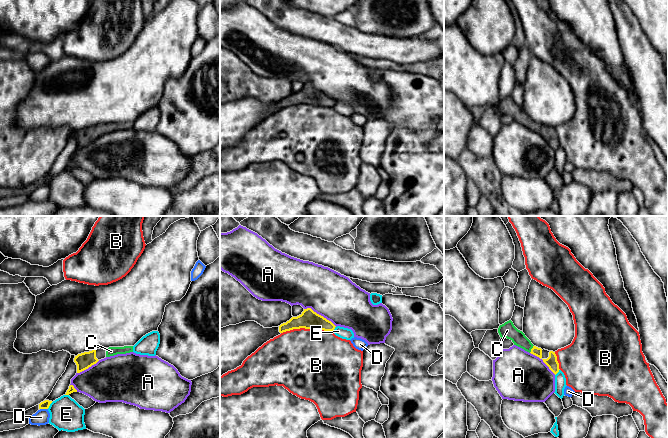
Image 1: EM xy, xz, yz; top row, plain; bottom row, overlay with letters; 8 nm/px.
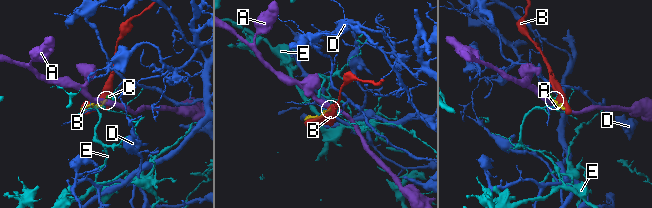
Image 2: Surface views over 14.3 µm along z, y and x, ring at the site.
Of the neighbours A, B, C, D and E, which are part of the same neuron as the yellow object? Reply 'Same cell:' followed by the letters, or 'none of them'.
Same cell: C

